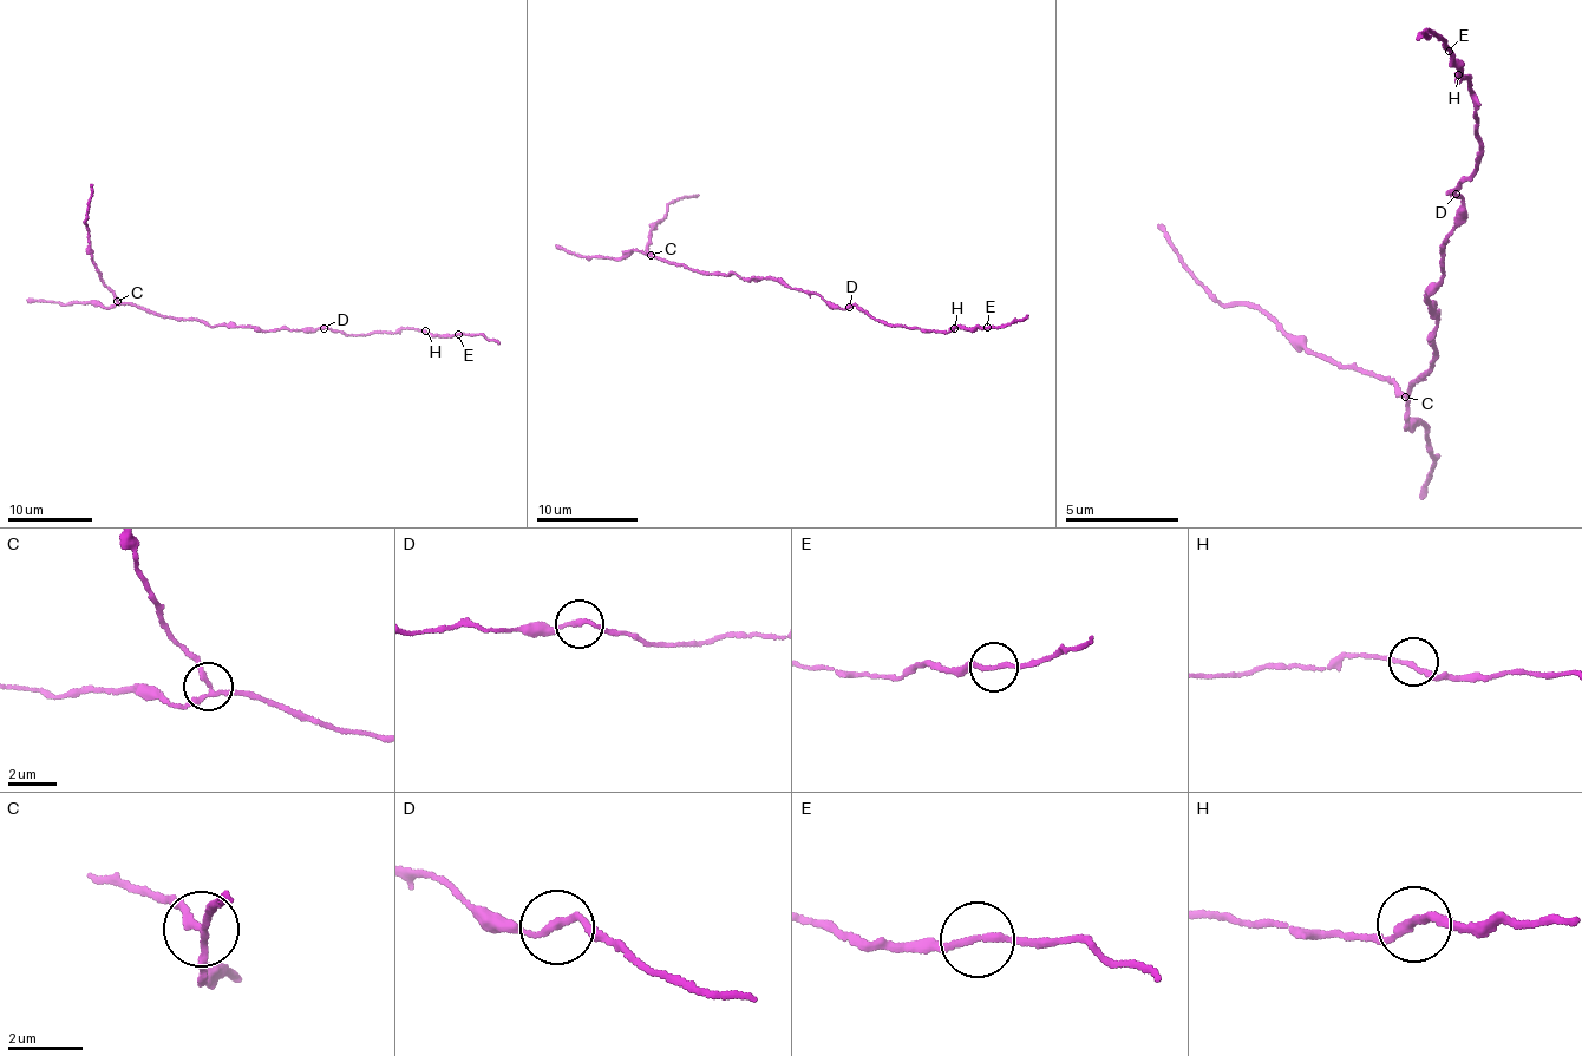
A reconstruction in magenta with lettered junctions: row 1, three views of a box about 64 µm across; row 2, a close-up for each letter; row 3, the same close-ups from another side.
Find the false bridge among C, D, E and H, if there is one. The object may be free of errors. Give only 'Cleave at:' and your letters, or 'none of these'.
Cleave at: C

